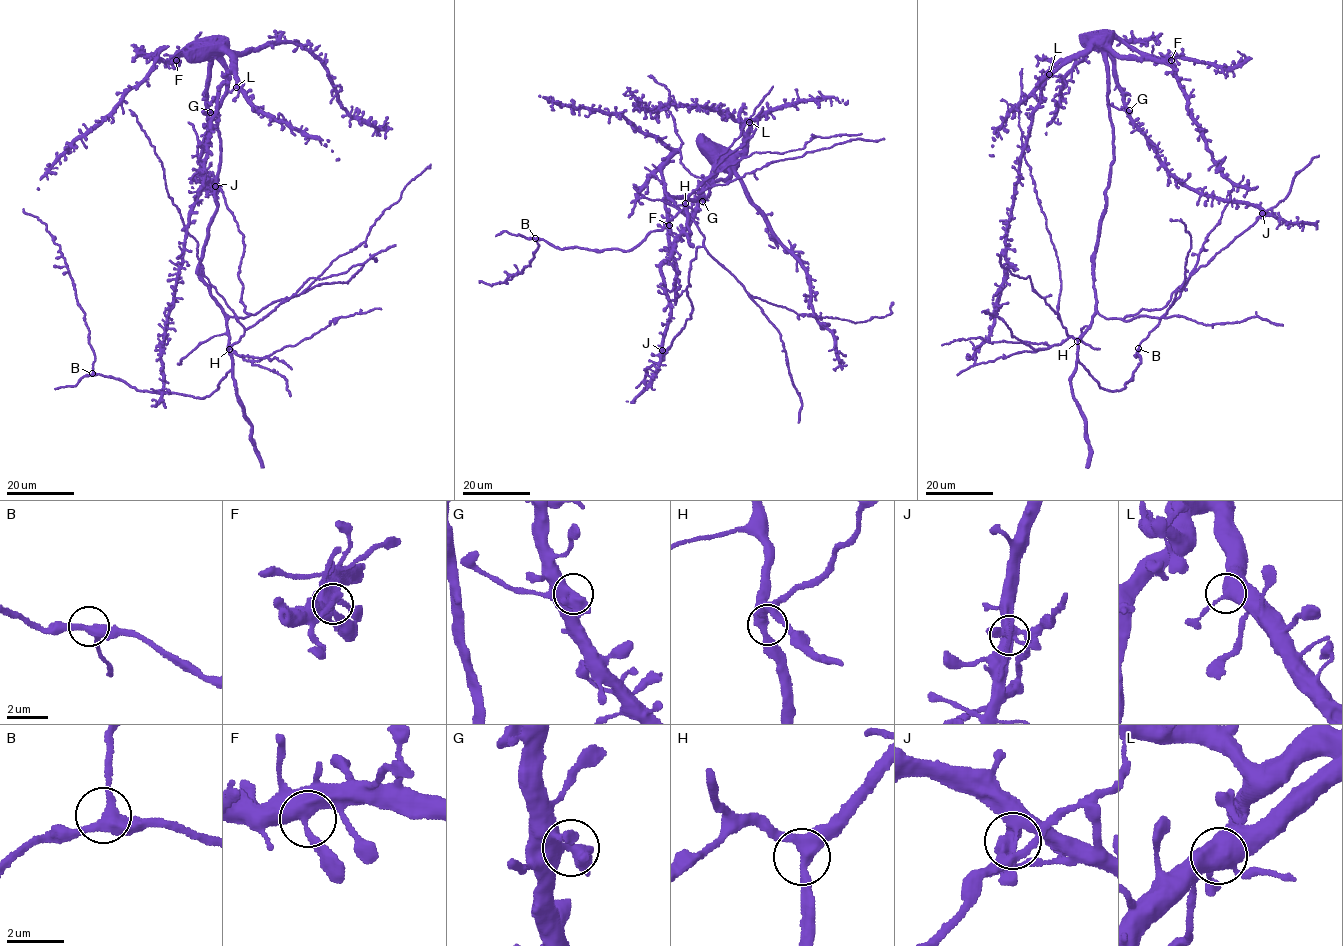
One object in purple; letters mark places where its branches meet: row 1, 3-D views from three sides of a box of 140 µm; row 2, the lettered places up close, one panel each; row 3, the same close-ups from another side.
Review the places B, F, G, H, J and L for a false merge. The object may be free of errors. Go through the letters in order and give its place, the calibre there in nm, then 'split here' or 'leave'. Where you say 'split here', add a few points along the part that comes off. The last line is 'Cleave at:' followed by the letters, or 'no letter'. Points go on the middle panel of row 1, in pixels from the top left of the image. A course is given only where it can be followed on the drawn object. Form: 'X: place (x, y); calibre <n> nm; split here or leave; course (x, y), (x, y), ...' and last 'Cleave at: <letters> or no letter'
B: place (535, 238); calibre 340 nm; leave
F: place (669, 225); calibre 440 nm; leave
G: place (702, 201); calibre 400 nm; leave
H: place (685, 203); calibre 400 nm; leave
J: place (662, 350); calibre 400 nm; leave
L: place (749, 122); calibre 440 nm; leave
Cleave at: no letter

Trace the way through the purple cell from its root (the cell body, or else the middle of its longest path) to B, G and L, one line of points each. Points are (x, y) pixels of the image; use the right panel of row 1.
B: (1106, 196), (1095, 253), (1095, 313), (1078, 341), (1077, 361), (1100, 387), (1121, 390), (1139, 364), (1138, 348)
G: (1106, 196), (1113, 160), (1113, 128), (1107, 90), (1106, 51), (1113, 64), (1115, 82), (1129, 110)
L: (1106, 196), (1113, 160), (1113, 128), (1103, 52), (1091, 45), (1049, 74)

